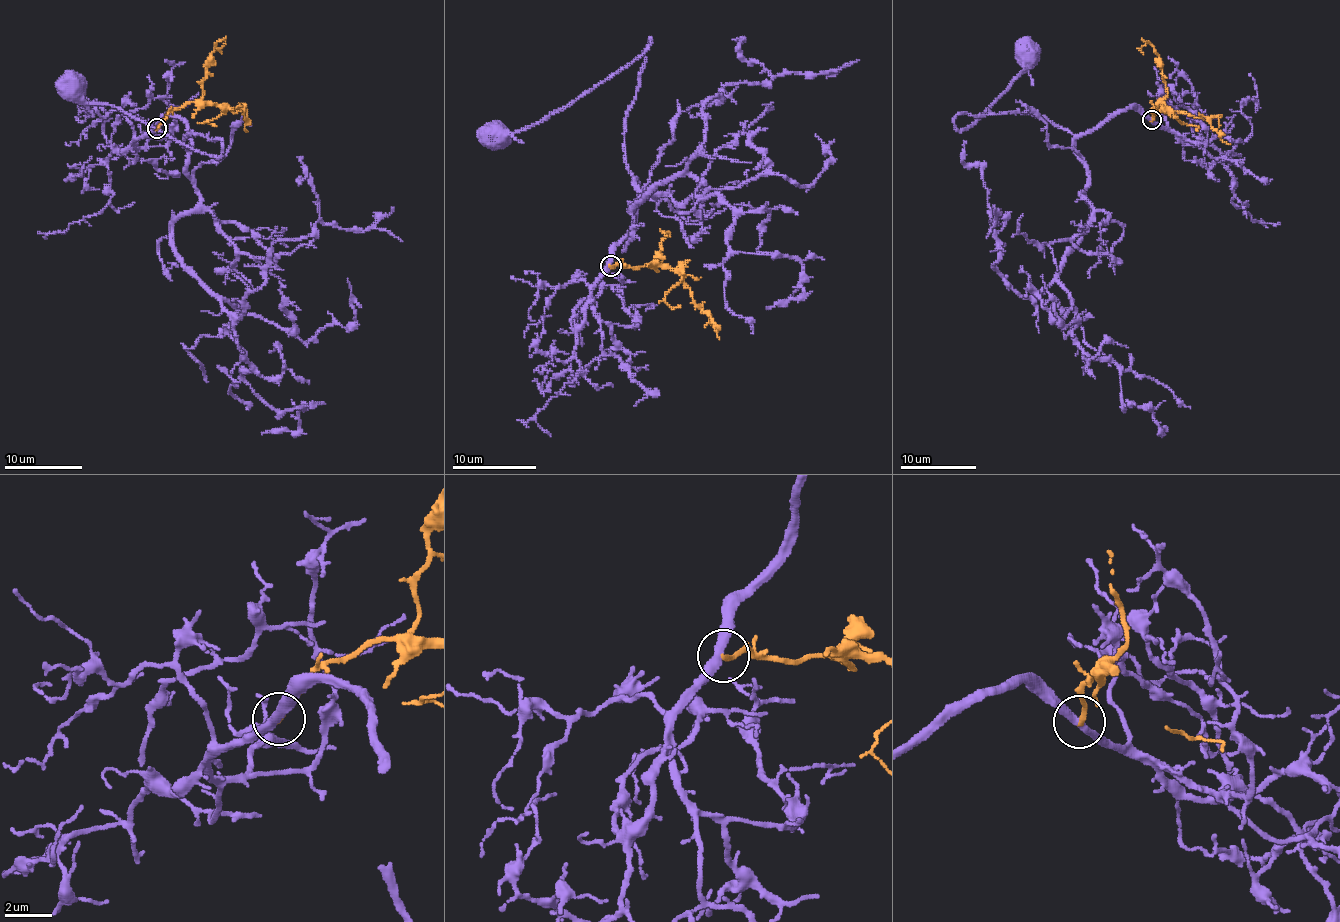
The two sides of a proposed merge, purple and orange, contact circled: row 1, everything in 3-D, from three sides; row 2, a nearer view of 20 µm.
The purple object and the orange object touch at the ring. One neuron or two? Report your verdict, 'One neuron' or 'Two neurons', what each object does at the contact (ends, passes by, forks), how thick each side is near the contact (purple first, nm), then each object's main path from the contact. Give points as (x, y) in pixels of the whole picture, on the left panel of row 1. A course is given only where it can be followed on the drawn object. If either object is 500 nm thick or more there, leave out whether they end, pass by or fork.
Two neurons. At the ring purple passes by. At the ring orange ends. Thickness 360 nm (purple) against 200 nm. Course of purple: (157, 128), (181, 118), (189, 149), (193, 134), (221, 140), (221, 152), (201, 154), (72, 88). Course of orange: (157, 128), (170, 112), (191, 101), (216, 103), (232, 110), (237, 107), (247, 131)

